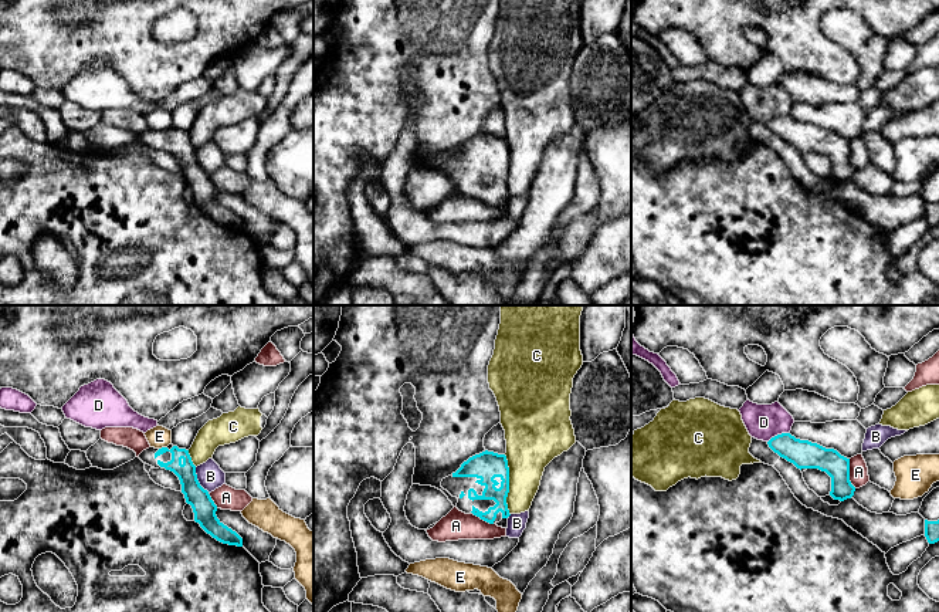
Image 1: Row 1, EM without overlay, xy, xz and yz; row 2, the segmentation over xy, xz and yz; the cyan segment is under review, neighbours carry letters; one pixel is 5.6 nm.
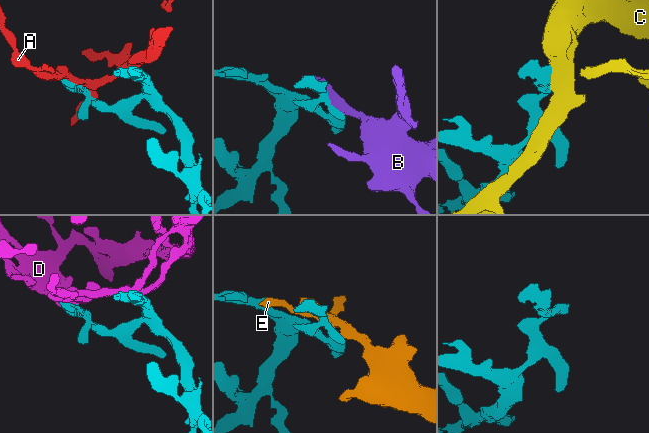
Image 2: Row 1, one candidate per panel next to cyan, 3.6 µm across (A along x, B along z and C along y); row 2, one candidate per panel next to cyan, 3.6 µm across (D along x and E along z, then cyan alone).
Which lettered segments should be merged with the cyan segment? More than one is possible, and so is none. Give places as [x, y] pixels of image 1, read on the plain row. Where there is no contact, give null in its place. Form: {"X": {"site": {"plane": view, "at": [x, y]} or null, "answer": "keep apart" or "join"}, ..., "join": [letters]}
{"A": {"site": {"plane": "yz", "at": [848, 155]}, "answer": "keep apart"}, "B": {"site": {"plane": "xy", "at": [197, 162]}, "answer": "keep apart"}, "C": {"site": {"plane": "xz", "at": [508, 166]}, "answer": "keep apart"}, "D": {"site": {"plane": "yz", "at": [778, 117]}, "answer": "keep apart"}, "E": {"site": {"plane": "xy", "at": [162, 129]}, "answer": "keep apart"}, "join": []}

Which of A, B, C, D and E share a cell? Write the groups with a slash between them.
A / B / C / D / E

